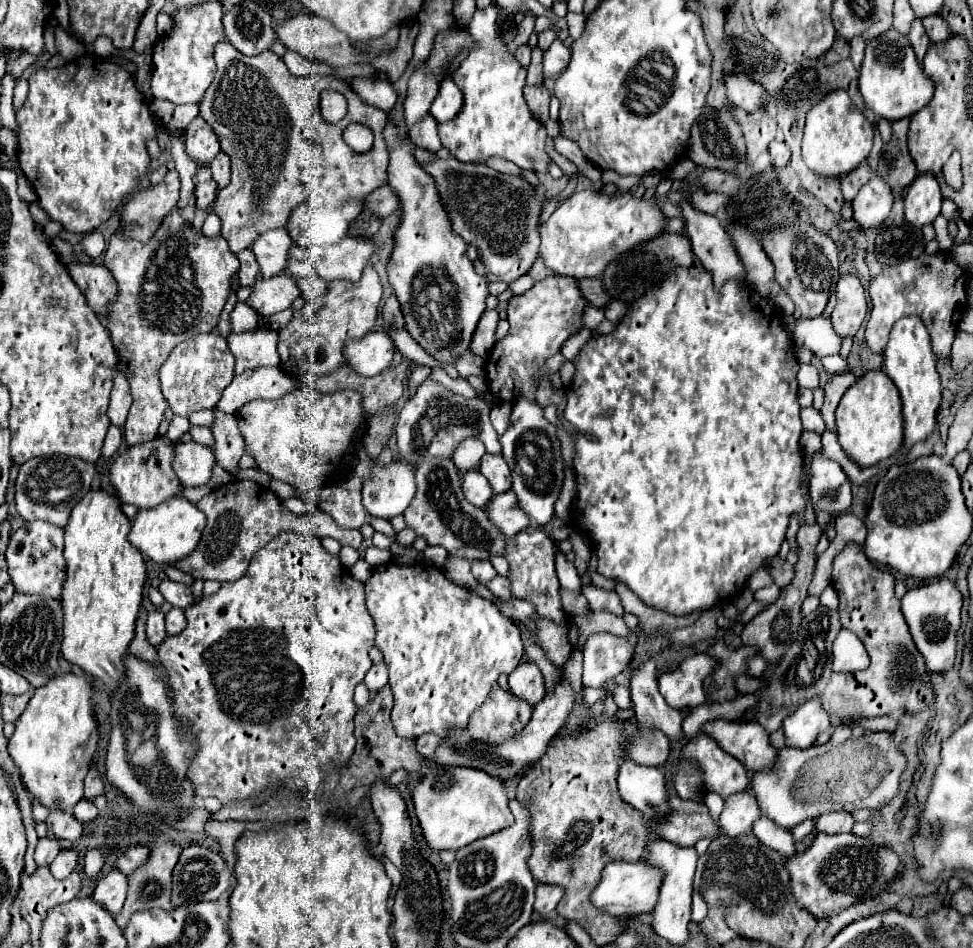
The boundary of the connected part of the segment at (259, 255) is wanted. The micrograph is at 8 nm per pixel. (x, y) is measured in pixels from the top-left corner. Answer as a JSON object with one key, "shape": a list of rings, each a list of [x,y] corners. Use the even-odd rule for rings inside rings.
{"shape":[[[272,229],[252,243],[252,253],[260,263],[263,279],[279,275],[287,265],[288,249],[292,239],[286,229]]]}

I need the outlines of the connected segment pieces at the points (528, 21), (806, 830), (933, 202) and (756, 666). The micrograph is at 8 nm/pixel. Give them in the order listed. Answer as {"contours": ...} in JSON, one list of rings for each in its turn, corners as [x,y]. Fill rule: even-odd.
{"contours":[[[[524,15],[522,23],[518,25],[518,35],[516,35],[514,43],[516,43],[518,47],[526,45],[526,41],[528,41],[528,37],[530,37],[532,31],[534,31],[534,15]]],[[[806,819],[800,824],[796,825],[794,829],[792,829],[792,836],[797,848],[801,848],[802,851],[804,850],[802,840],[811,833],[813,829],[813,822],[811,819]]],[[[918,175],[904,197],[906,221],[914,227],[924,227],[940,215],[940,205],[938,181],[932,175]]],[[[754,655],[754,657],[748,659],[748,675],[752,675],[752,677],[760,677],[764,669],[766,669],[766,661],[760,659],[760,655]]]]}

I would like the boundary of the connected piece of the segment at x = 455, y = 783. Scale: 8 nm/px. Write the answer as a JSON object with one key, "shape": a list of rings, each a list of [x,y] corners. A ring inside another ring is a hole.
{"shape":[[[432,767],[414,787],[412,801],[424,841],[434,851],[458,851],[460,847],[514,823],[514,815],[508,809],[504,783],[480,769]]]}

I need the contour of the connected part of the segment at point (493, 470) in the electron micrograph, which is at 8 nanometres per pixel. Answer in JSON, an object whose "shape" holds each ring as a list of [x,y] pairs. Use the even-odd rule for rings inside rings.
{"shape":[[[486,453],[480,459],[480,473],[488,479],[494,493],[502,493],[502,491],[510,489],[510,483],[512,483],[510,469],[508,469],[508,463],[504,461],[502,455]]]}

